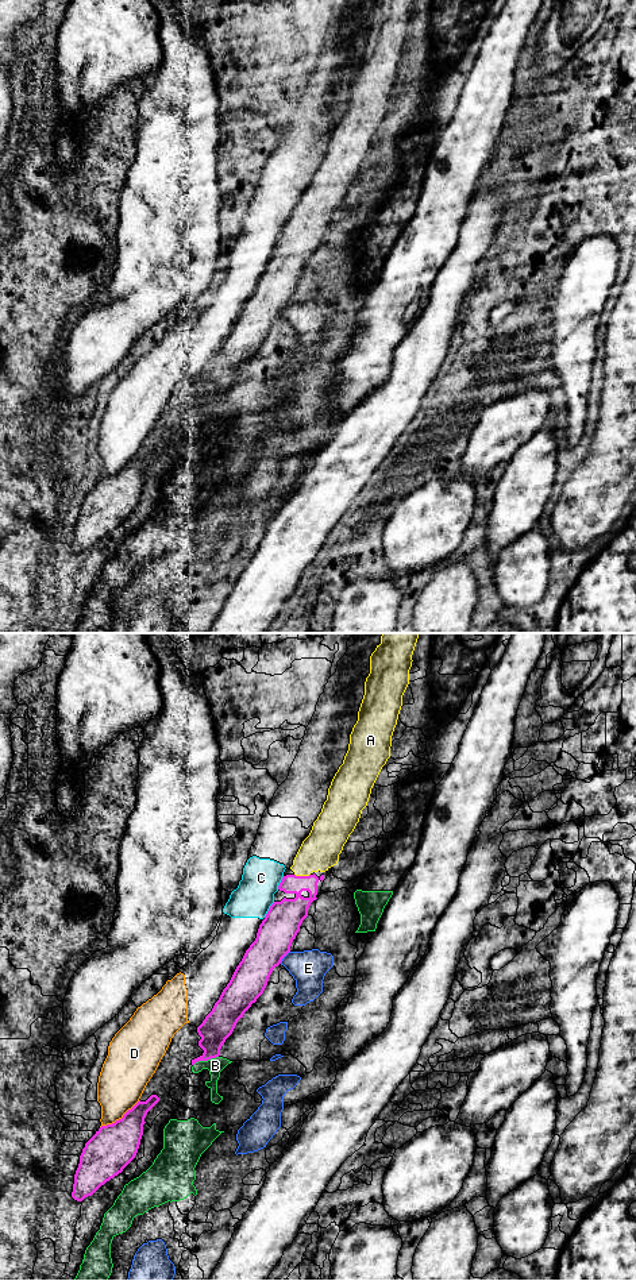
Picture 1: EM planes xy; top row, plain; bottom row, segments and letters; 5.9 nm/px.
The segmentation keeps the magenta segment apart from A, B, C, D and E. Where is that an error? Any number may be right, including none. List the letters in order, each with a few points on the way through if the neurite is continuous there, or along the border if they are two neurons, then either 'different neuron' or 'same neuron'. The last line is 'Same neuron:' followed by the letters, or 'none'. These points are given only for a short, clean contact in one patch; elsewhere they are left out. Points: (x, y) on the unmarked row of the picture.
A: runs through xy (288, 266), (297, 257), (303, 228), (303, 220), (320, 203); same neuron
B: different neuron
C: border along xy (274, 254), (263, 269); different neuron
D: different neuron
E: border along xy (289, 303), (280, 315); different neuron
Same neuron: A

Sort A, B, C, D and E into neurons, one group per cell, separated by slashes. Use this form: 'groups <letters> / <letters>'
groups A / B / C D / E

